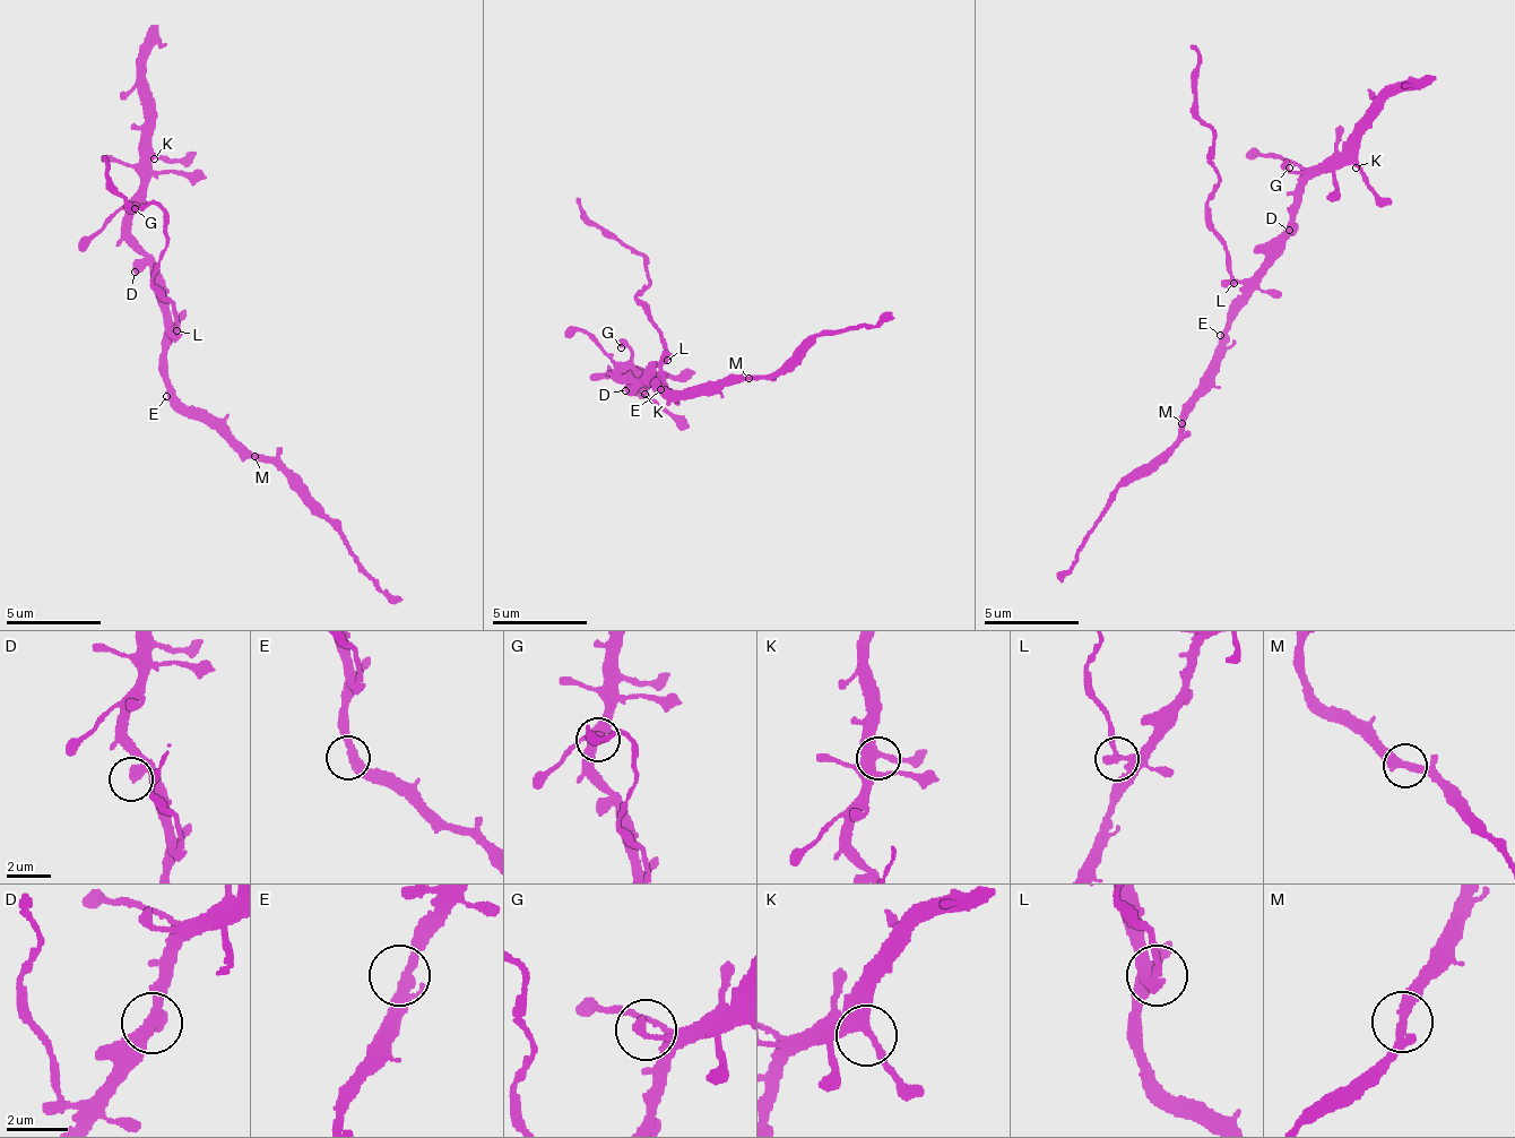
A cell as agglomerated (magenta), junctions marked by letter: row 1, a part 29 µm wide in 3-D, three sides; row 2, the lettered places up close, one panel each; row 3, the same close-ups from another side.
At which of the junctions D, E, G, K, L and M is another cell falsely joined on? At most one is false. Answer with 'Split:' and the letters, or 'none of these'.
Split: L

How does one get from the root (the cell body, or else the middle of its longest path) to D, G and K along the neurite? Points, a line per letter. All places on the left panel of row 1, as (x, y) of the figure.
D: (166, 361), (164, 289), (148, 269), (135, 272)
G: (166, 361), (164, 281), (129, 229), (129, 208), (124, 207), (135, 208)
K: (166, 361), (164, 281), (129, 229), (128, 209), (141, 190), (141, 180), (154, 158)

